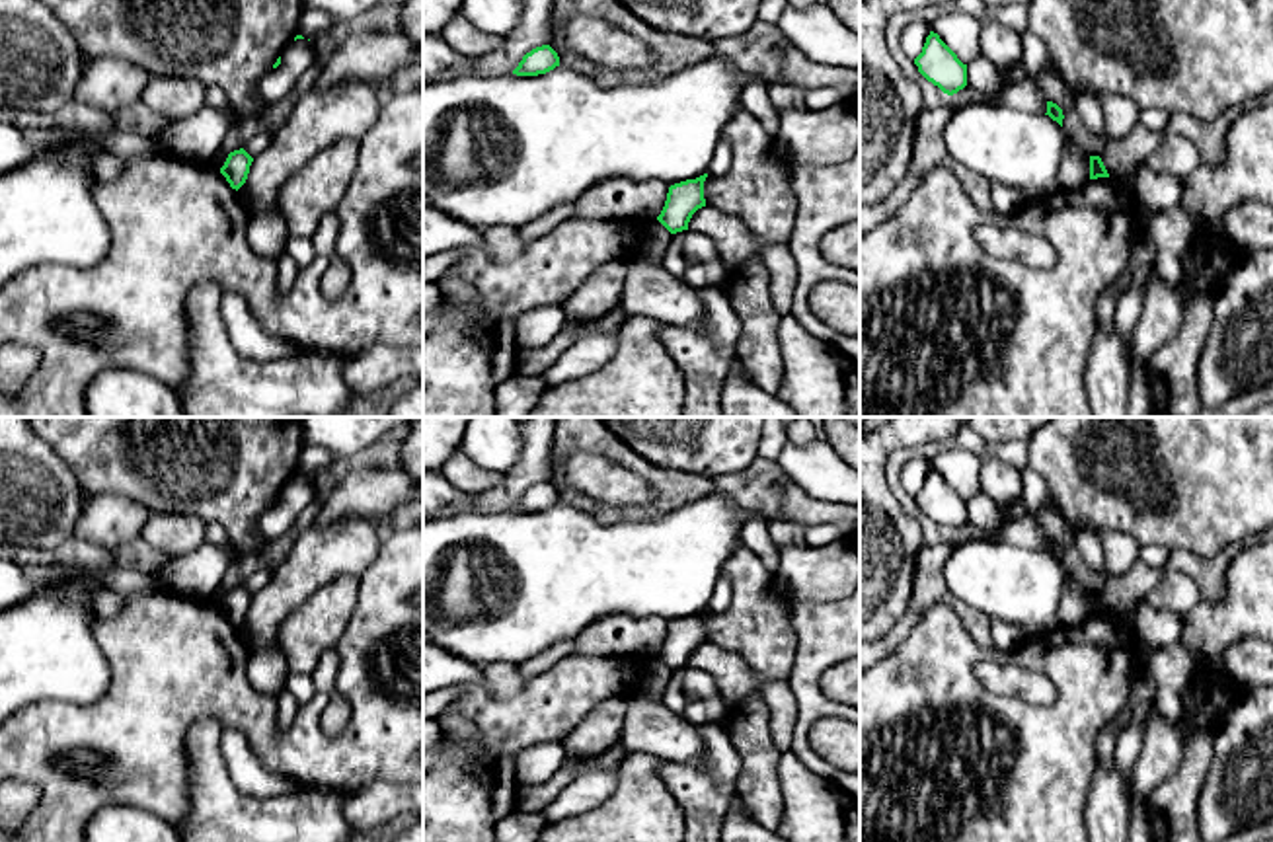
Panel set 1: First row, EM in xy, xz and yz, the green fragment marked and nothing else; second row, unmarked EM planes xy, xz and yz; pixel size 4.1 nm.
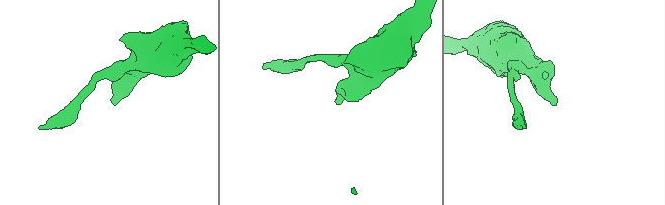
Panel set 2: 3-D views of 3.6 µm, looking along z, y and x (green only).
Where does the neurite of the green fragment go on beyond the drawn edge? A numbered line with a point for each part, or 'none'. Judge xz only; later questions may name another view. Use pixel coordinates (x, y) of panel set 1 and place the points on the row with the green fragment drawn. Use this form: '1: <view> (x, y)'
none

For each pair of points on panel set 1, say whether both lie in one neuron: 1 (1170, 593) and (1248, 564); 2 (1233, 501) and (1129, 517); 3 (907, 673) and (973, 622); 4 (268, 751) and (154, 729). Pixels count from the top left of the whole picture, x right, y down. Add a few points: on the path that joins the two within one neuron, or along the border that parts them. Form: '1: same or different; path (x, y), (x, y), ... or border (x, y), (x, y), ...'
1: different; border (1201, 597), (1186, 616)
2: same; path (1207, 501), (1180, 501), (1164, 517), (1155, 517)
3: different; border (919, 620), (932, 605), (946, 605), (993, 650)
4: same; path (246, 722), (231, 706), (184, 706)

